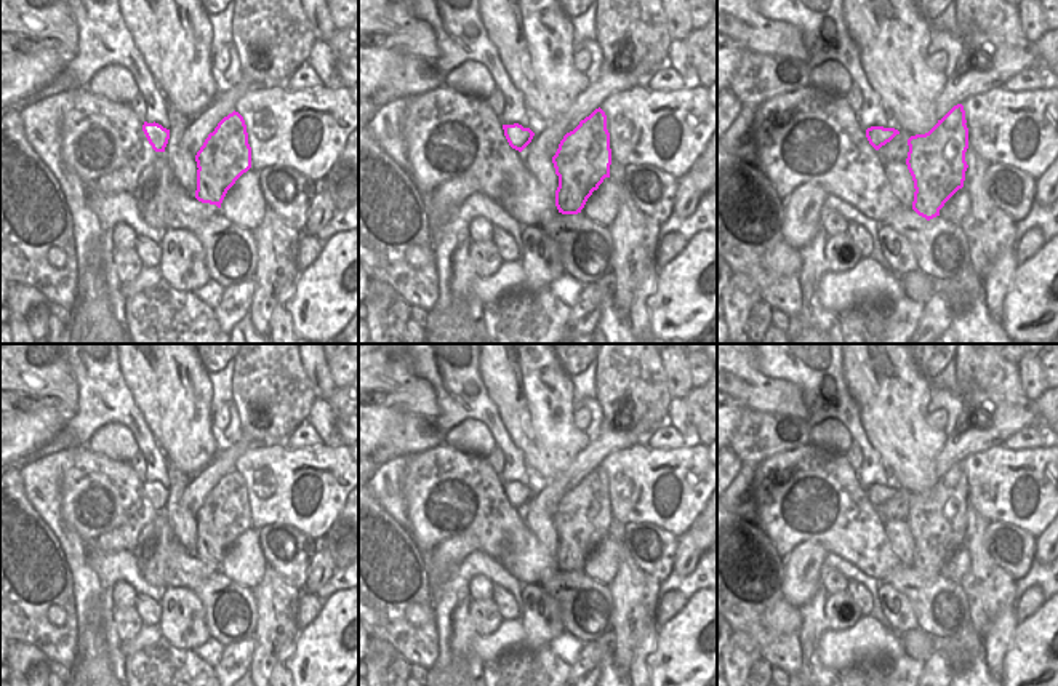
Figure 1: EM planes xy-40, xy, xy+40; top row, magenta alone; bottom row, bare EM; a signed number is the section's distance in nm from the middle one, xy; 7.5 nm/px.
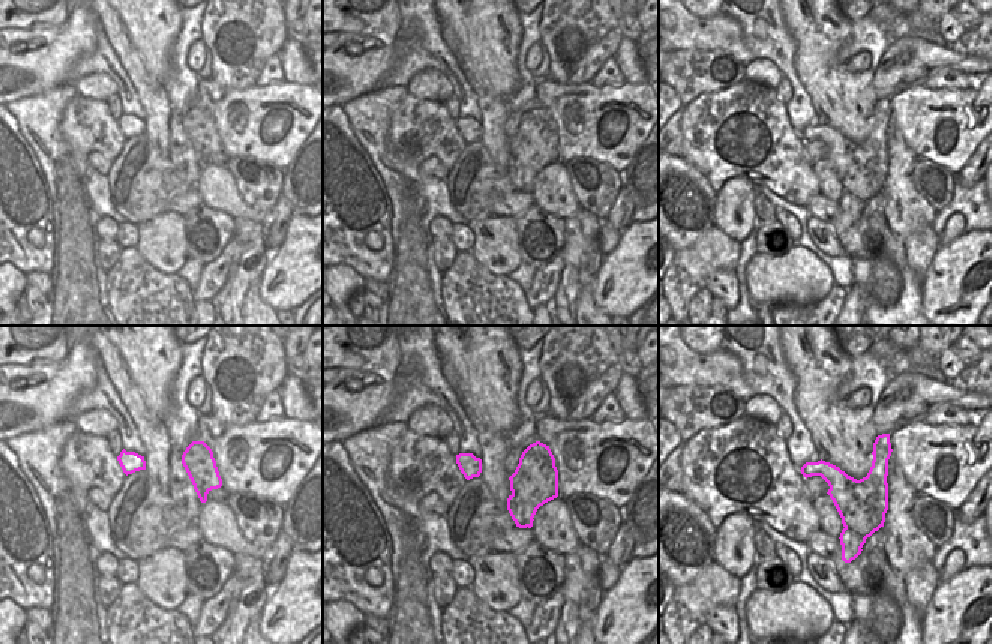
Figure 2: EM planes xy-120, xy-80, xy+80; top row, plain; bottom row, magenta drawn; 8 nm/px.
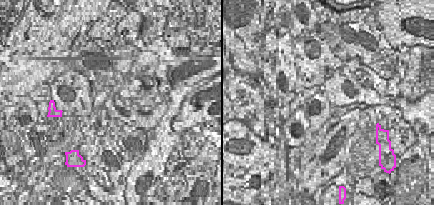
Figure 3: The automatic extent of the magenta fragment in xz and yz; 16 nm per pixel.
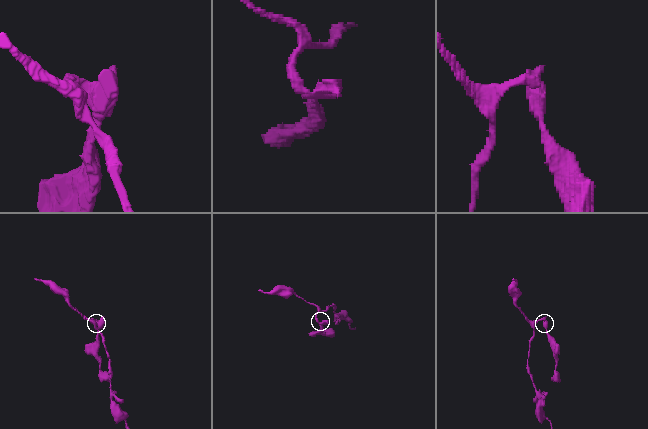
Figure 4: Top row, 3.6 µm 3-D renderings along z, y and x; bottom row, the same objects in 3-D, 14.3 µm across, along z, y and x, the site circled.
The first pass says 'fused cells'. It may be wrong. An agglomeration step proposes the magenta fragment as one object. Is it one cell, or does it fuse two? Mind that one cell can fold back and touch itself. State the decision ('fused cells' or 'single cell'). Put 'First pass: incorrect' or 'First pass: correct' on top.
First pass: correct
fused cells

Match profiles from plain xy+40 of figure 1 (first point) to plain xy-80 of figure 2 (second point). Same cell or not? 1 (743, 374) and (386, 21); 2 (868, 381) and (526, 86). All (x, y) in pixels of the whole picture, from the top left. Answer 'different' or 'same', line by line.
1: same
2: different

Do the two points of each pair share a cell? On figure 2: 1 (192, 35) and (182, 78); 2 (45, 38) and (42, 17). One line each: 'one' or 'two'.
1: one
2: two

